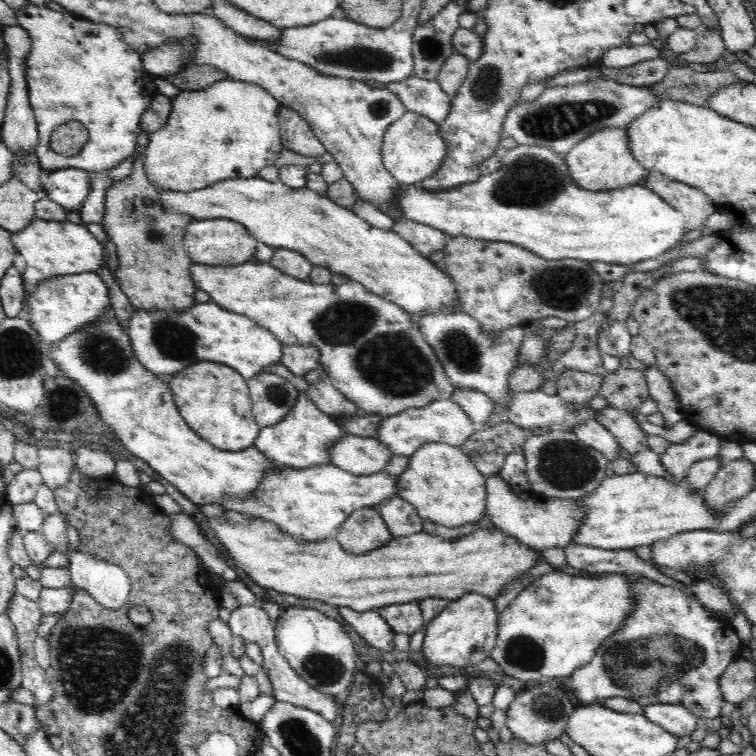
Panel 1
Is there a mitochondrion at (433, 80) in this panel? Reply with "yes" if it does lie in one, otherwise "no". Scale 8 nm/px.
no

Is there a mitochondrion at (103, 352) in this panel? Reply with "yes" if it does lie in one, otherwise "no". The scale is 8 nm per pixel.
yes

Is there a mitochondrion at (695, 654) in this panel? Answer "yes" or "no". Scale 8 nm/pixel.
yes

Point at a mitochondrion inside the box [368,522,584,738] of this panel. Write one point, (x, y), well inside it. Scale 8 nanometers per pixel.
(522, 652)

